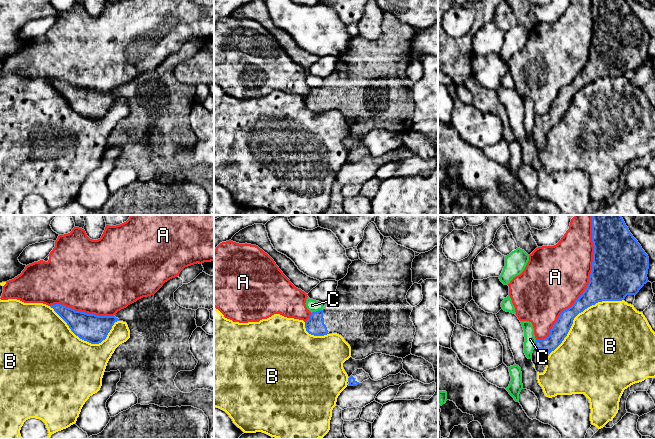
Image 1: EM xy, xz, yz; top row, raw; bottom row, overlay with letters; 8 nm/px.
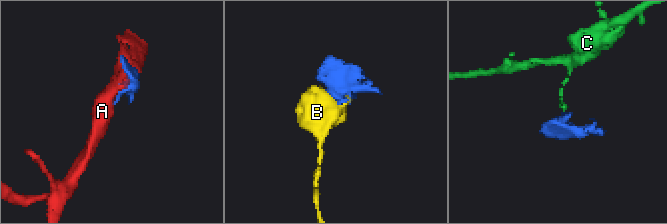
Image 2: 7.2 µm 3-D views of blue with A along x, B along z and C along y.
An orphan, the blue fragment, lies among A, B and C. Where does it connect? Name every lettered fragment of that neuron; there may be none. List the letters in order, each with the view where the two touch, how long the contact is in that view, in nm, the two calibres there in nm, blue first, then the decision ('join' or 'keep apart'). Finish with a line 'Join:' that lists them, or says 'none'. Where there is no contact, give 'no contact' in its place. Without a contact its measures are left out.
A: yz | 1050 nm | 380/480 nm | keep apart
B: yz | 750 nm | 220/500 nm | keep apart
C: xz | 90 nm | 150/100 nm | keep apart
Join: none

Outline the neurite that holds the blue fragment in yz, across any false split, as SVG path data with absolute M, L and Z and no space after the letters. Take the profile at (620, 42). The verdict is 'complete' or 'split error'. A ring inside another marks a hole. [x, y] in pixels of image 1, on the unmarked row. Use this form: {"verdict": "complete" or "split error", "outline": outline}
{"verdict": "split error", "outline": "M592 0L592 18L594 22L592 47L585 67L571 83L560 90L549 112L535 117L532 138L539 149L544 148L547 133L562 119L579 89L598 78L622 77L627 71L636 71L648 58L649 33L626 0Z"}

